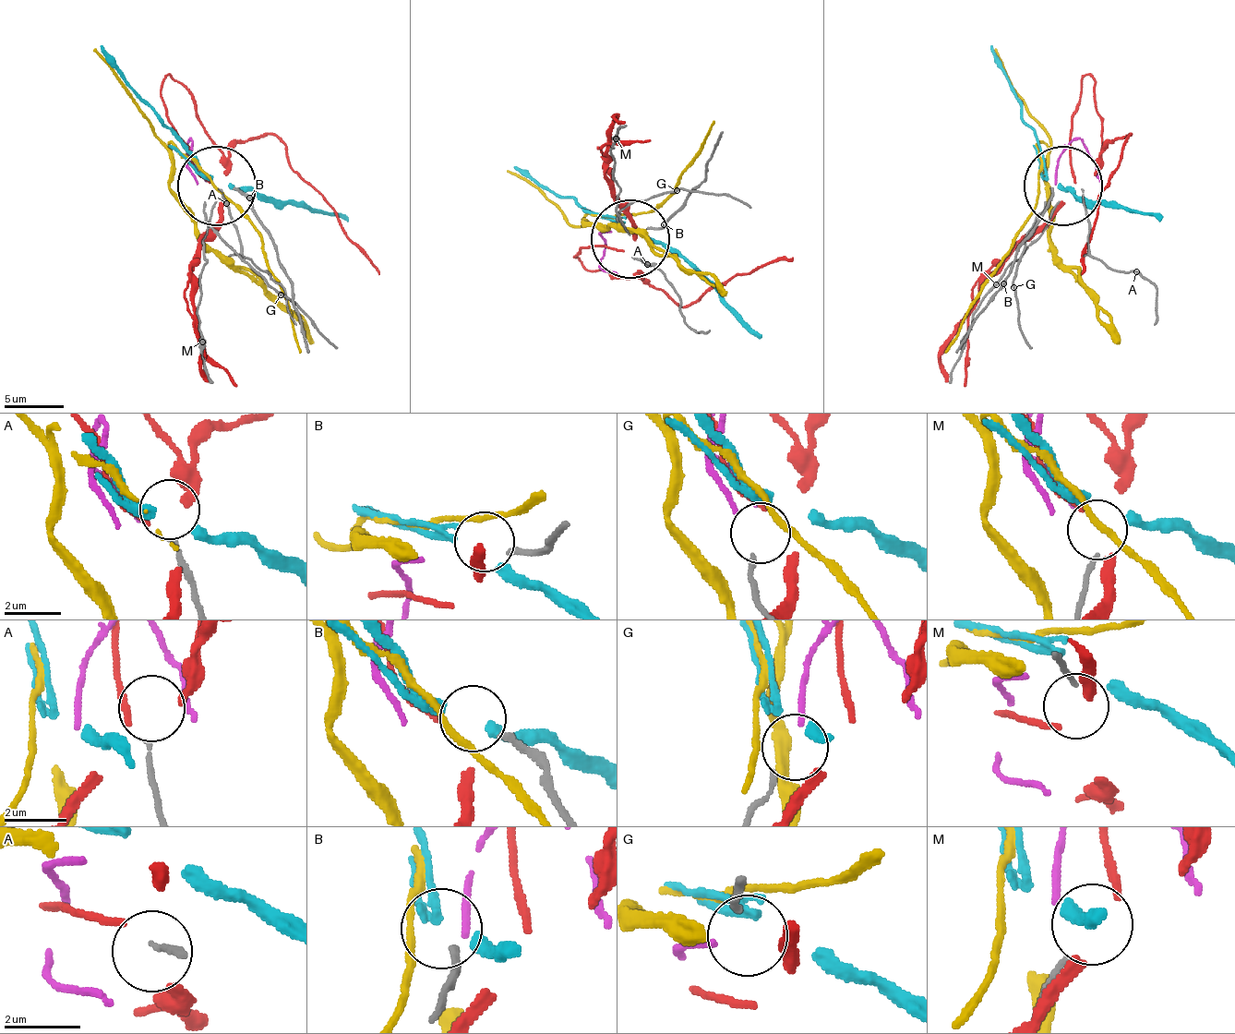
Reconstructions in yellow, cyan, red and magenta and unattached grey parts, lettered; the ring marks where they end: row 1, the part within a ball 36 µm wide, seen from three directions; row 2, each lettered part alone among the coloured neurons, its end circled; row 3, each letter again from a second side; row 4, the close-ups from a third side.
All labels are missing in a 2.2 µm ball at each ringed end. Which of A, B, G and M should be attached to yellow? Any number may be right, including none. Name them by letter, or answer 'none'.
none

